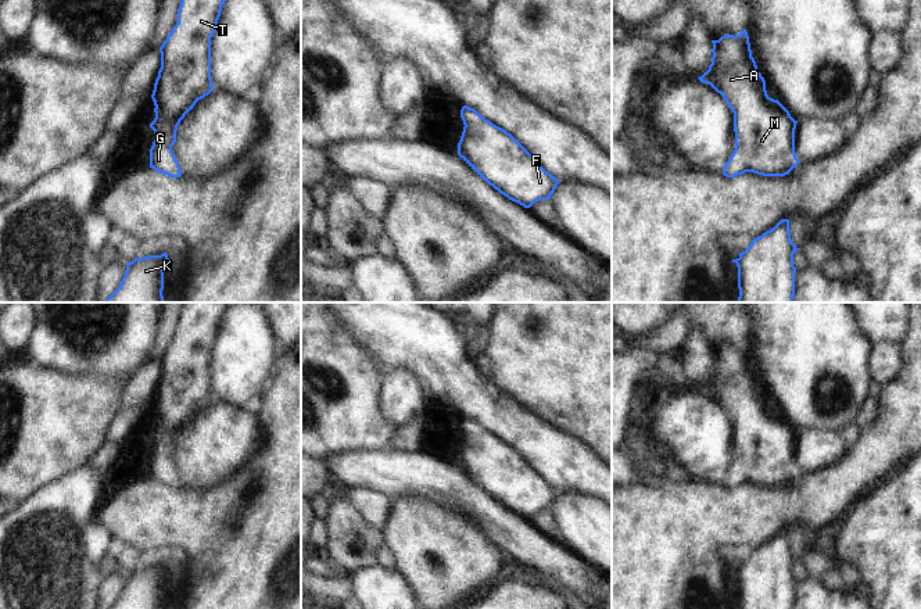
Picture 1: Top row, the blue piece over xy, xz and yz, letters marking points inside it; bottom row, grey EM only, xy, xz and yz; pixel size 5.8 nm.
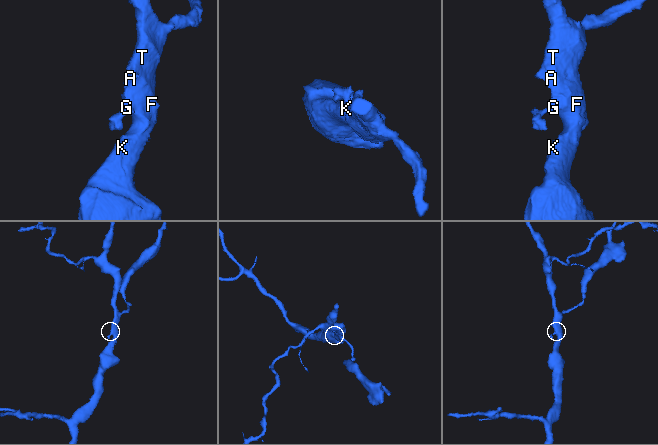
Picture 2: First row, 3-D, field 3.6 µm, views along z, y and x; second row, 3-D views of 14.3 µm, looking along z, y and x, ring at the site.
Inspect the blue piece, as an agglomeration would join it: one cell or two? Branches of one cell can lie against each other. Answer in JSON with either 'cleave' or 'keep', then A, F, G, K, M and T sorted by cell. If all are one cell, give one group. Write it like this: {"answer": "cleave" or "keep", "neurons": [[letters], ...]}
{"answer": "keep", "neurons": [["A", "F", "G", "K", "M", "T"]]}

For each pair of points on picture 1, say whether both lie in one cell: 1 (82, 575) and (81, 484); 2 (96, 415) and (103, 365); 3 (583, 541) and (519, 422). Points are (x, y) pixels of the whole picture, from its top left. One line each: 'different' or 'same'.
1: same
2: different
3: different

